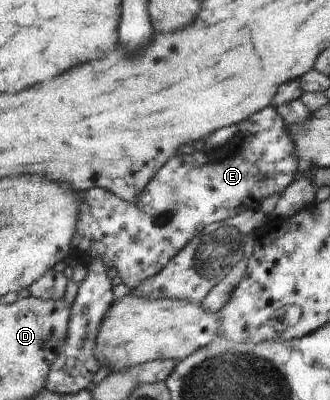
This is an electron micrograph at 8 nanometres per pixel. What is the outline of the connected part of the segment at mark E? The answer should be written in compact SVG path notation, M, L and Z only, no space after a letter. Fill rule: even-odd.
M272 104L243 121L241 131L228 141L211 154L195 151L170 158L131 202L101 187L77 194L81 196L81 206L72 238L73 250L89 254L91 260L101 259L106 267L115 268L122 283L132 291L143 281L155 277L208 224L228 220L247 209L259 210L265 198L283 193L302 167L296 158L292 134L288 134L284 119Z

